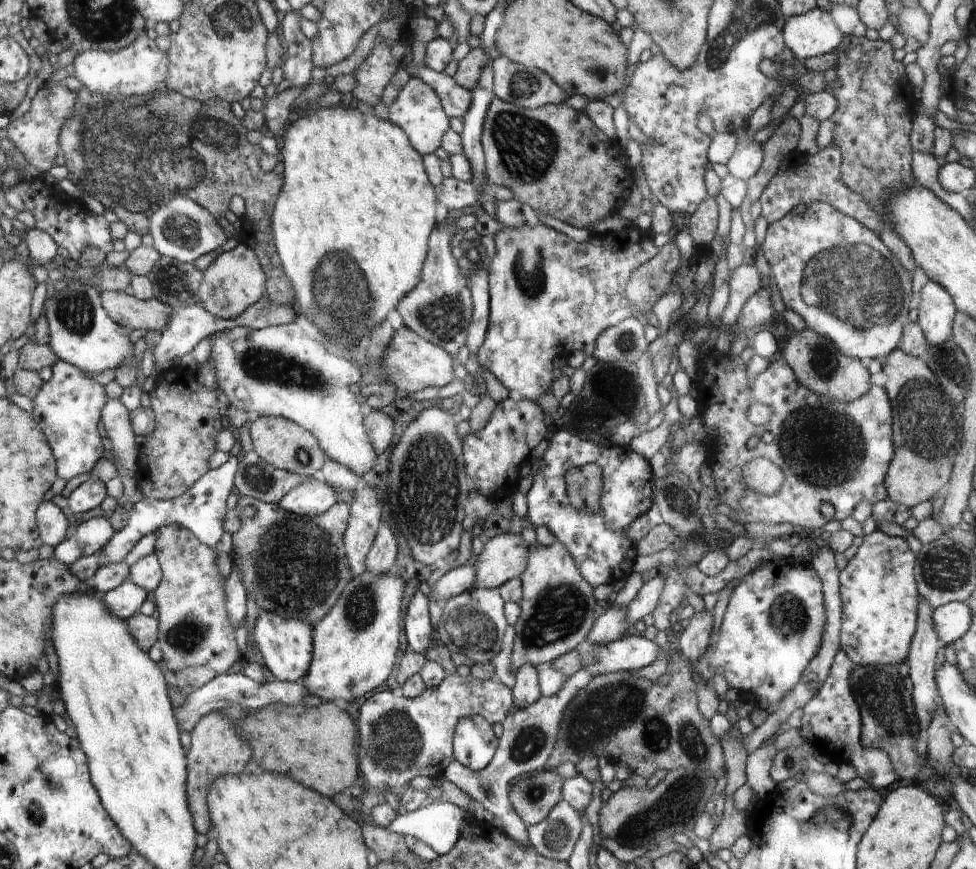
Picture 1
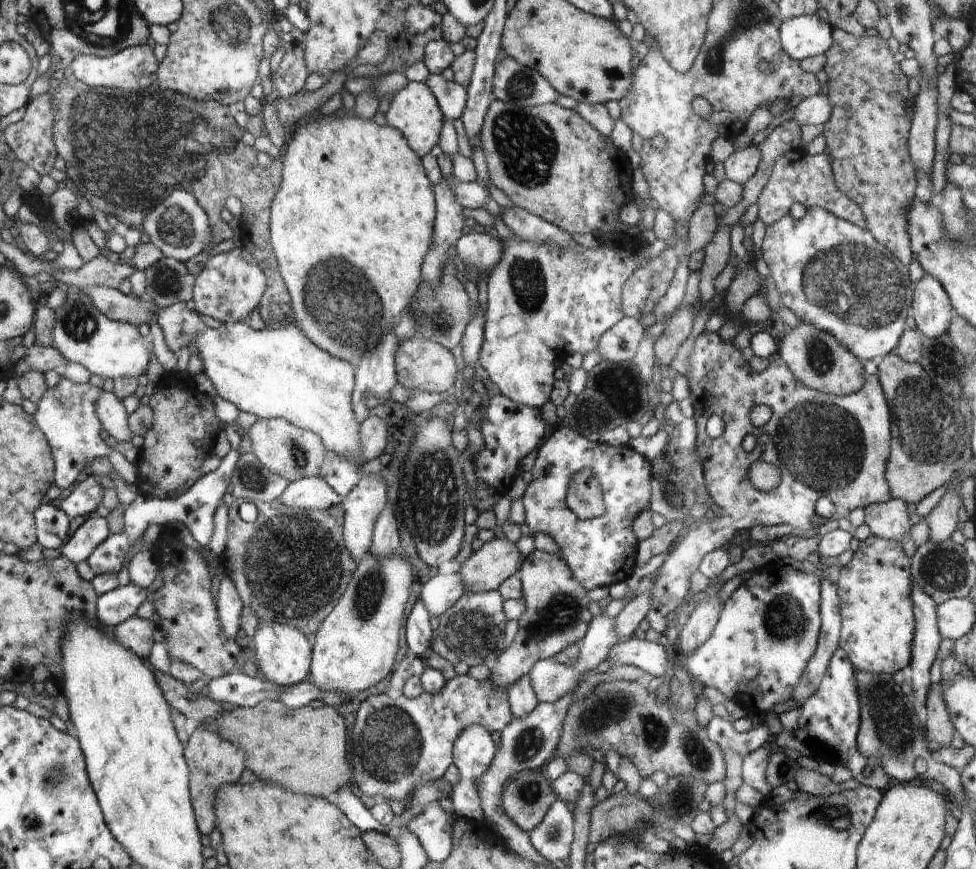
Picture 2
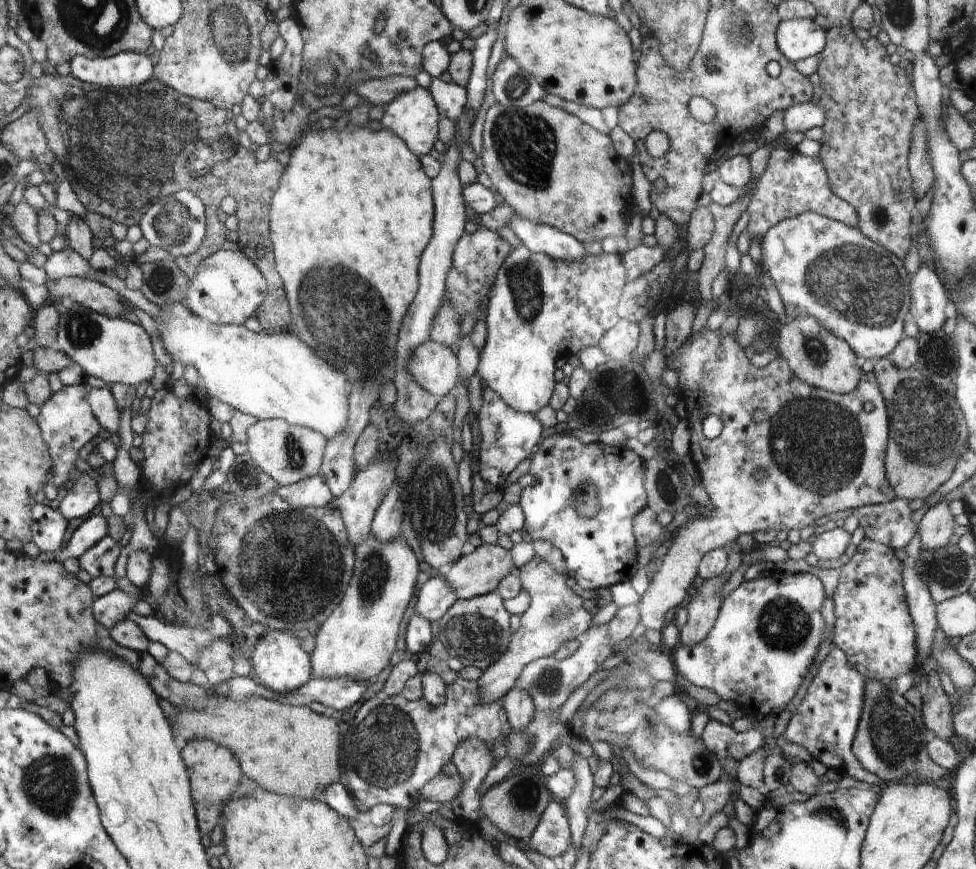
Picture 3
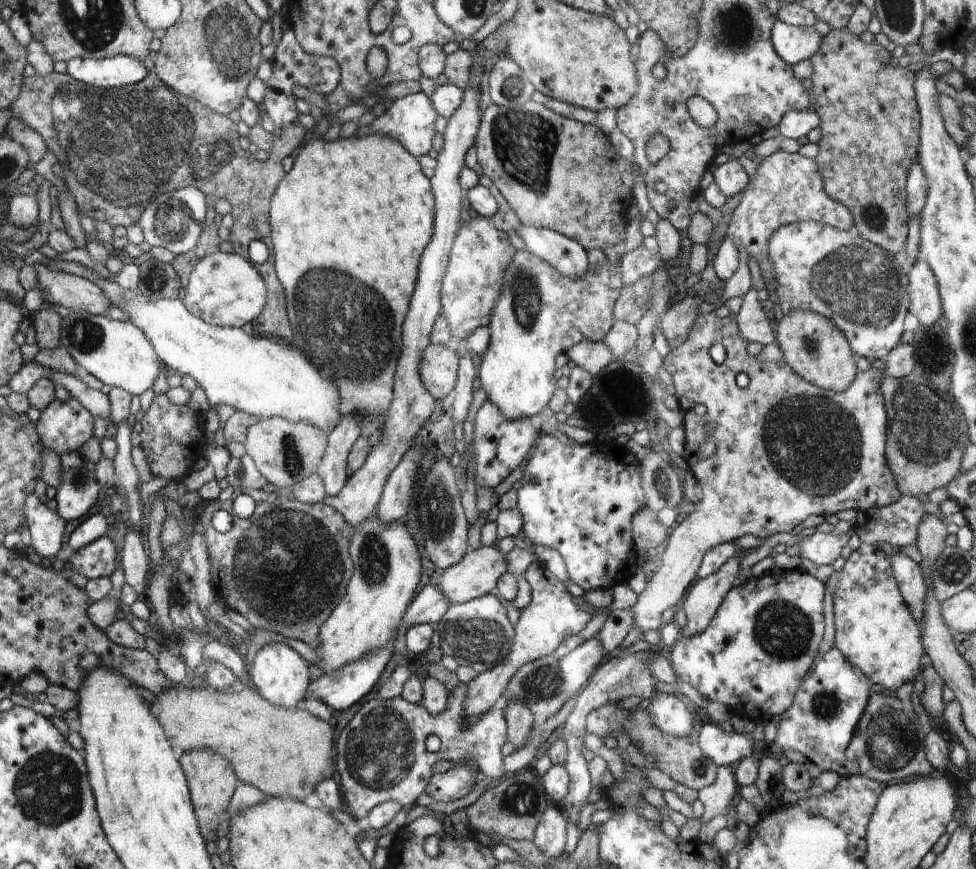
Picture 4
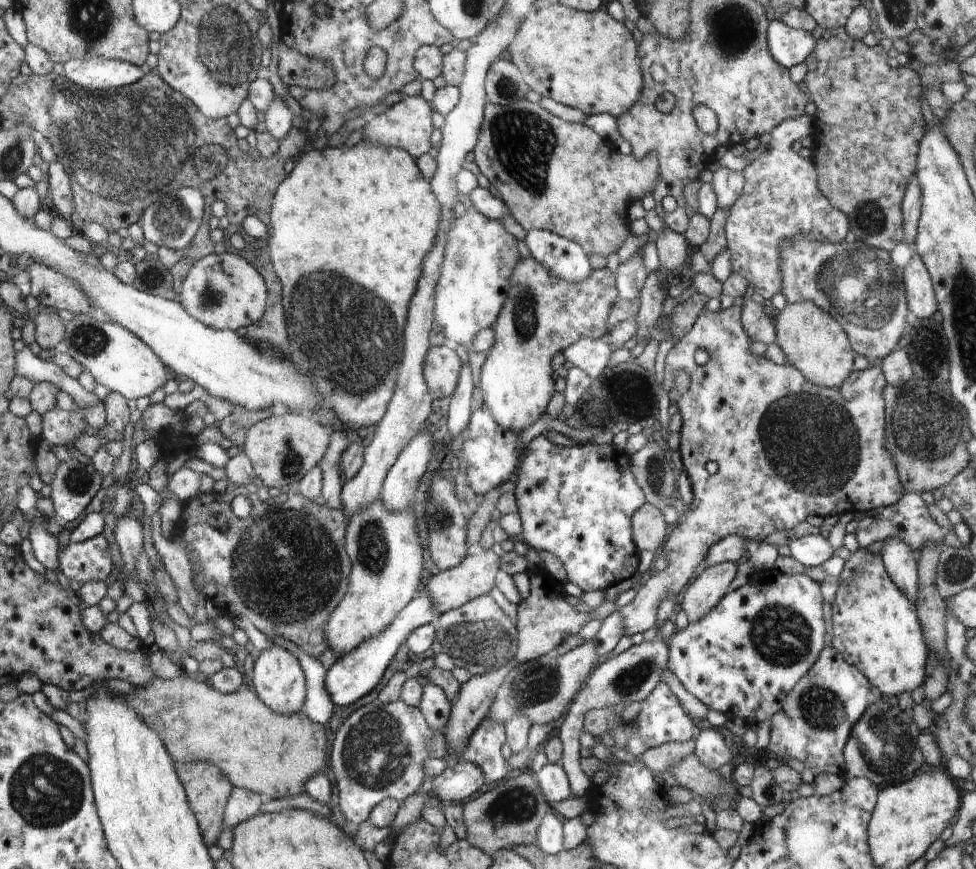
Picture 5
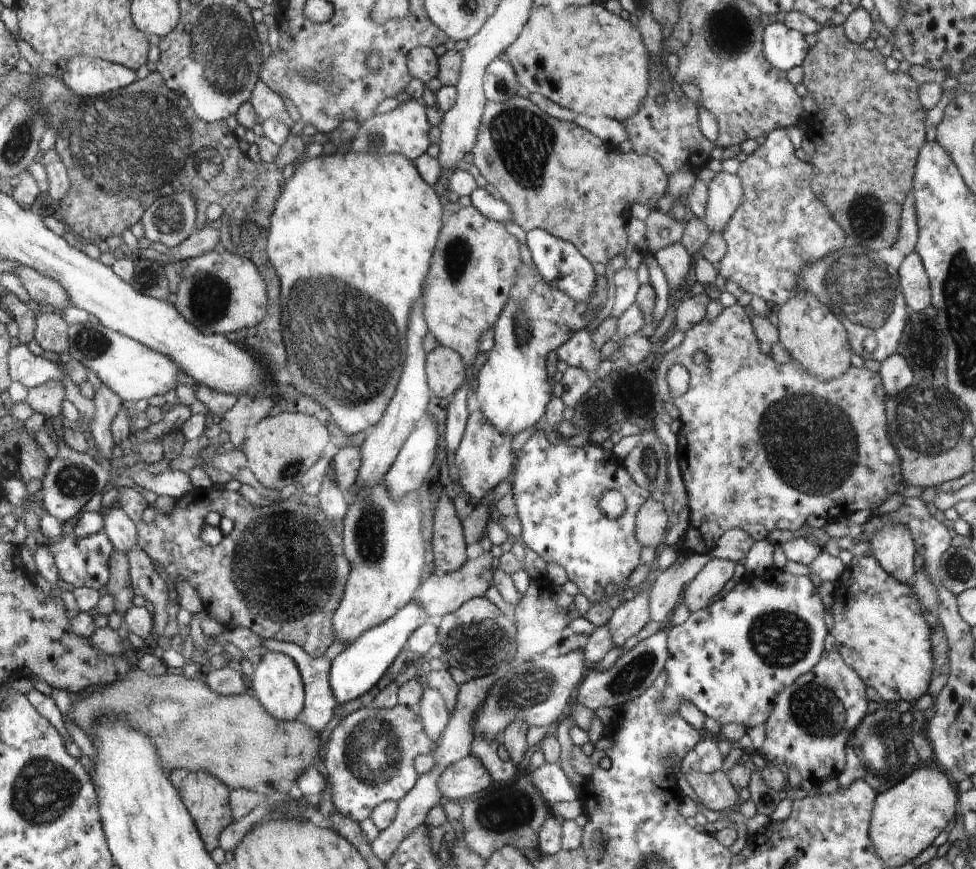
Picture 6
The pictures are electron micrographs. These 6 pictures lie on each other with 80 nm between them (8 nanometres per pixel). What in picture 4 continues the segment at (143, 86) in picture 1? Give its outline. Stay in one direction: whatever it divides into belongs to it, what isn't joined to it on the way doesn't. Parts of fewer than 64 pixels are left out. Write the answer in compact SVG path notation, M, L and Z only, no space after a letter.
M128 56L104 59L73 59L66 62L66 73L76 82L94 88L119 88L138 84L149 75L144 61Z

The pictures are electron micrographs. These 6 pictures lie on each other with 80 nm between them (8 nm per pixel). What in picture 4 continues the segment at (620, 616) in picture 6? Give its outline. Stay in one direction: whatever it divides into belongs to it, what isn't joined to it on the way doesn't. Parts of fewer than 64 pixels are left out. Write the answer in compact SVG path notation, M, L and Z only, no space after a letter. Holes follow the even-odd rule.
M713 310L709 313L702 313L694 322L693 328L688 334L688 338L679 346L672 348L664 360L664 369L672 374L674 380L674 388L676 392L677 408L683 410L683 426L684 426L684 459L688 468L694 474L698 485L702 488L702 498L698 502L694 501L694 510L689 514L684 515L683 521L679 523L670 536L667 537L665 545L660 550L660 556L663 560L662 566L650 578L650 582L646 584L646 588L641 594L638 594L636 605L630 608L633 618L633 626L640 628L643 633L648 630L660 630L662 625L662 612L668 608L676 608L680 598L684 596L684 592L688 590L688 586L694 582L698 566L704 562L704 555L710 551L710 548L723 544L724 542L737 542L740 537L752 535L756 538L768 539L776 533L791 532L796 526L800 525L810 515L820 515L827 517L830 515L839 515L840 512L850 510L868 511L872 508L884 507L892 505L898 501L902 494L900 488L894 480L894 474L890 471L885 454L886 432L889 426L888 416L885 408L884 397L881 392L882 378L884 372L878 368L870 368L866 372L856 372L856 377L852 380L852 384L842 390L842 392L833 392L816 387L814 384L809 384L794 372L794 370L783 360L779 362L760 362L754 356L750 356L747 352L748 342L740 335L738 324L736 323L737 315L730 312L728 316L720 318L716 316ZM714 344L722 344L726 350L726 360L722 364L715 364L710 357L710 348ZM738 374L746 374L750 378L746 388L740 388L736 384L736 376ZM711 424L714 427L712 433L706 433L705 428Z

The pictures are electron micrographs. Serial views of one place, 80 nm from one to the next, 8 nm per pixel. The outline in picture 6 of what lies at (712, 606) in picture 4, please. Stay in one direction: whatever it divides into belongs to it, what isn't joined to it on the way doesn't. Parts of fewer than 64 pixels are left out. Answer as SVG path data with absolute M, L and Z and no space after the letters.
M711 558L683 592L683 601L691 611L709 606L727 582L734 576L737 564L722 558Z

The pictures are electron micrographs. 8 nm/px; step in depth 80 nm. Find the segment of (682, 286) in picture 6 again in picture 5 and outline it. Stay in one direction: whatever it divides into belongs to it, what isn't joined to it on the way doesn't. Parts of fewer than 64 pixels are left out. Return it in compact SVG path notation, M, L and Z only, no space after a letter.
M669 227L664 228L664 232L660 234L660 238L656 242L656 248L660 267L666 274L679 267L683 268L682 264L685 262L688 253L687 242L682 235L672 231Z

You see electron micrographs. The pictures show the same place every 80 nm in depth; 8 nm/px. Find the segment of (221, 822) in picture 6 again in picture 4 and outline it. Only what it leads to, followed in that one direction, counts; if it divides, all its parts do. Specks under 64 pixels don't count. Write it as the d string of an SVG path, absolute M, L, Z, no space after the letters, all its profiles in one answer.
M208 748L184 752L182 754L182 770L186 774L186 782L196 819L201 824L201 834L205 840L218 841L218 828L226 810L228 809L232 794L239 782L229 762Z

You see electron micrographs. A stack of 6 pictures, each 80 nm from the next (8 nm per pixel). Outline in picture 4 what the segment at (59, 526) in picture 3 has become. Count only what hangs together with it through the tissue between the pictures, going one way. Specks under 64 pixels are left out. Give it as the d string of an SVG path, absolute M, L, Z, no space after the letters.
M30 495L25 501L25 524L32 536L31 544L36 554L54 561L62 547L66 523L57 512L42 504L38 496Z

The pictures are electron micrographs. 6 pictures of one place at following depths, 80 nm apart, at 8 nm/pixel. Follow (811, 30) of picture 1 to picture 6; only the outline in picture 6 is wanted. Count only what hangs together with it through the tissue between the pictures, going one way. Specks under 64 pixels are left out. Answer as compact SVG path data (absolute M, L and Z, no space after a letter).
M781 19L778 23L768 24L763 31L762 40L762 54L766 62L770 66L774 66L774 68L778 68L778 70L786 73L792 70L792 68L801 66L809 50L809 46L804 37L799 31L788 29Z

